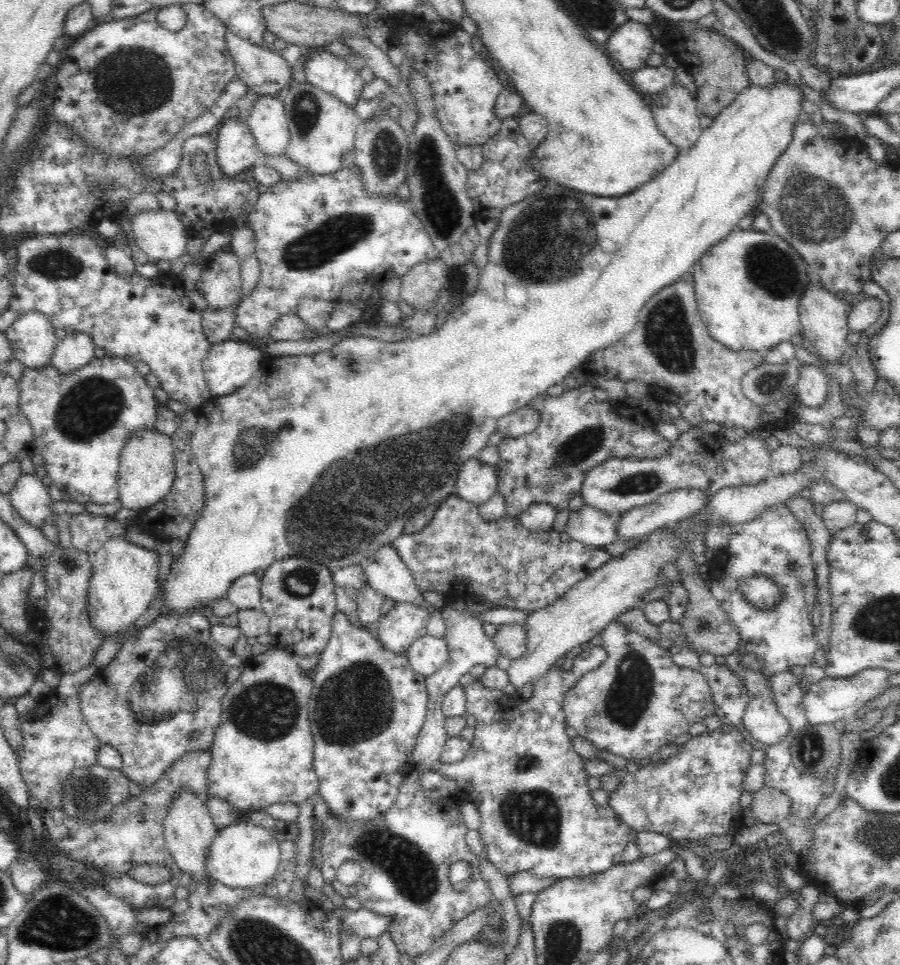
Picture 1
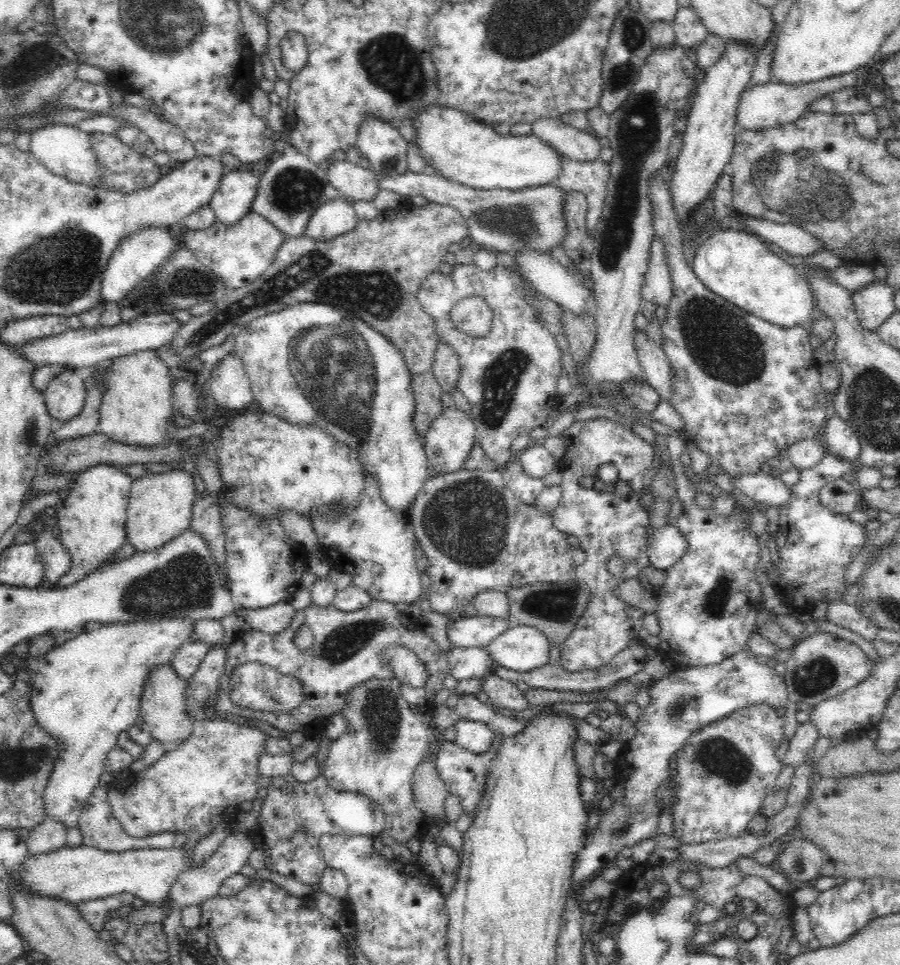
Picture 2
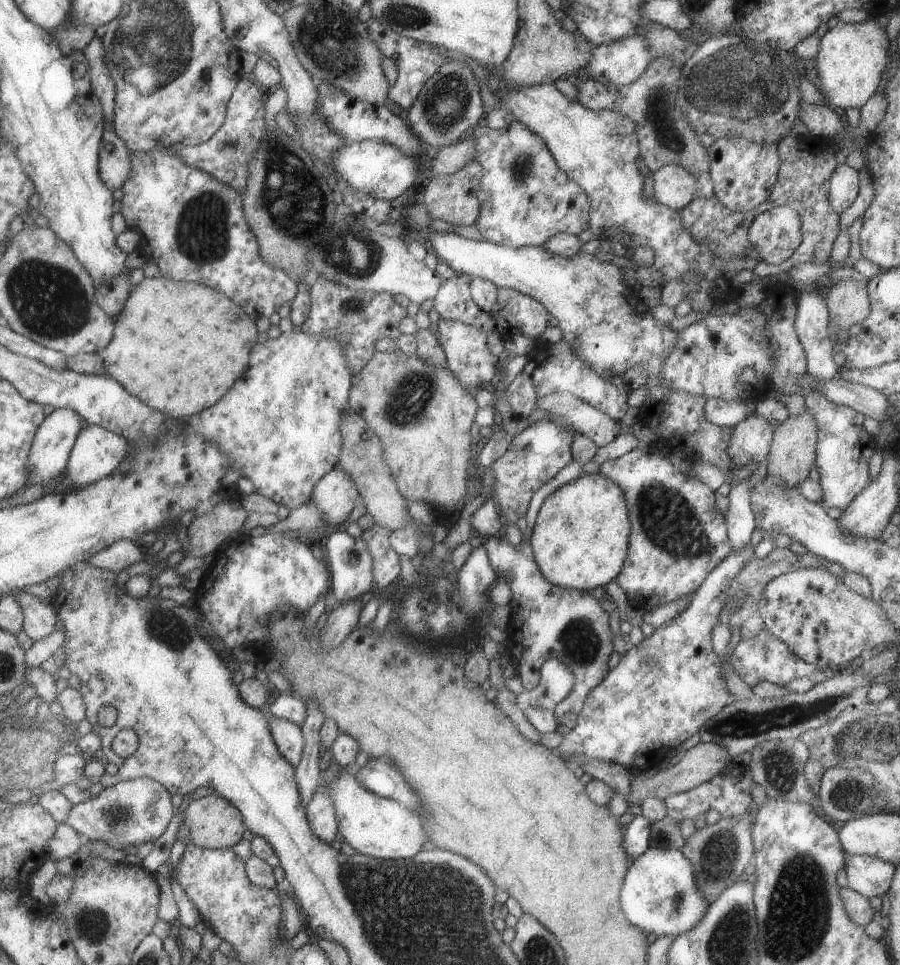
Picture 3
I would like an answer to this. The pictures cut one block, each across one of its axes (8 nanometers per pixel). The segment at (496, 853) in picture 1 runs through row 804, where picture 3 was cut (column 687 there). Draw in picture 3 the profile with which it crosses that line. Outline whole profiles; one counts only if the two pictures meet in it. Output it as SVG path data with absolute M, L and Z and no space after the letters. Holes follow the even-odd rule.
M638 446L620 458L601 464L600 472L618 484L625 494L631 518L630 550L616 580L626 592L628 603L638 612L655 610L696 592L704 579L733 551L725 514L716 505L714 491L704 482L682 474L656 448Z

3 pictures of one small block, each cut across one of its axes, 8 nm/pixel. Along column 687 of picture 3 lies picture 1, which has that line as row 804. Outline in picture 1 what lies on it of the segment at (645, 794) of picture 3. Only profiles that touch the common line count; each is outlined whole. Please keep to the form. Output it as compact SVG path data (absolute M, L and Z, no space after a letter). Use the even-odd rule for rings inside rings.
M764 786L754 794L754 801L746 811L750 821L776 825L788 816L791 800L784 792Z

